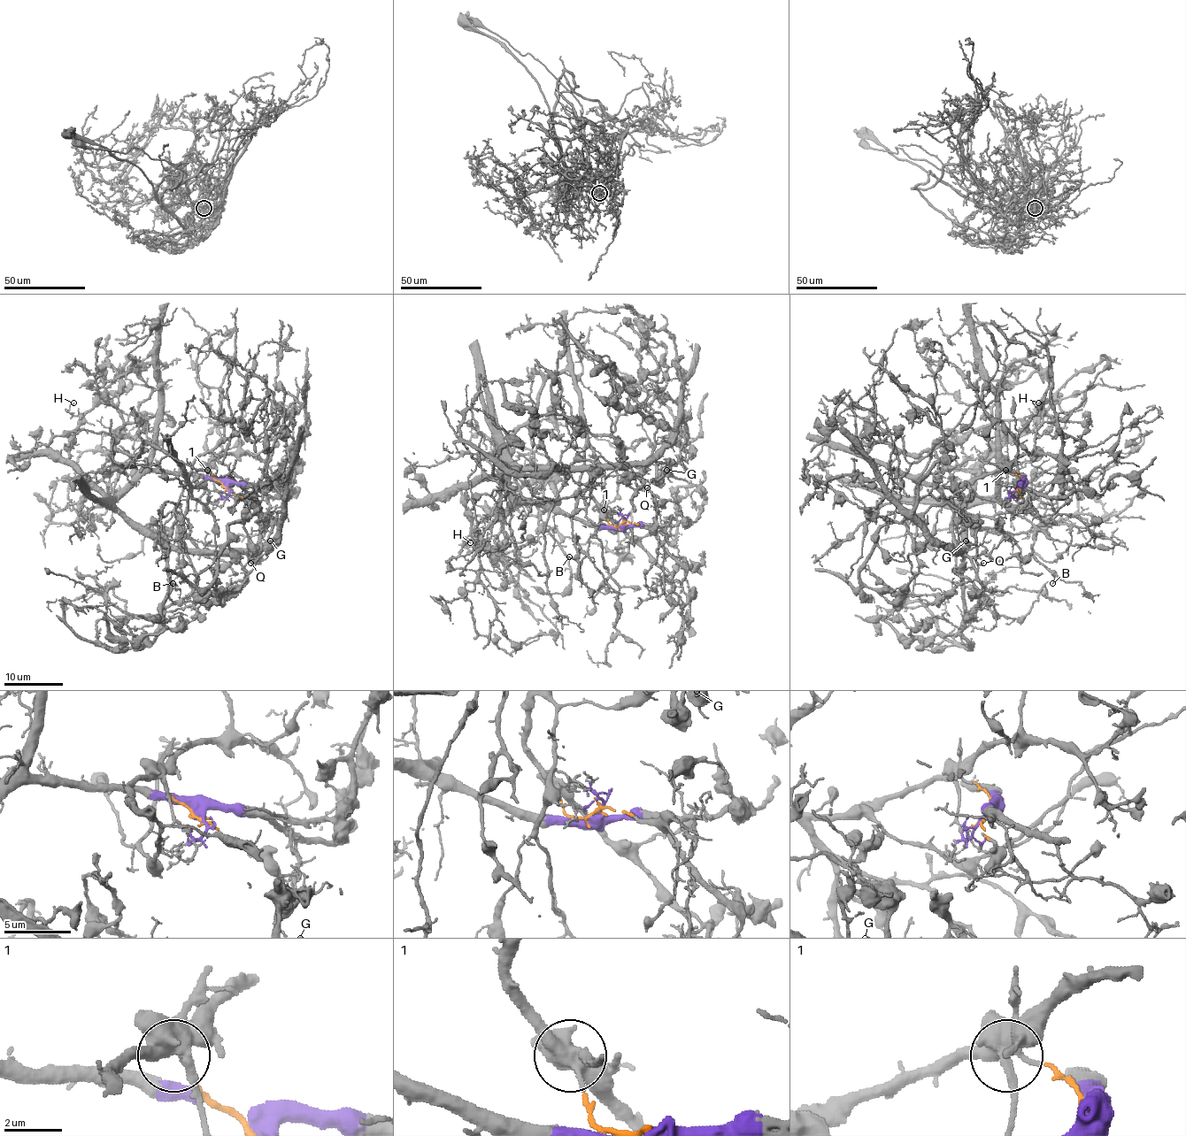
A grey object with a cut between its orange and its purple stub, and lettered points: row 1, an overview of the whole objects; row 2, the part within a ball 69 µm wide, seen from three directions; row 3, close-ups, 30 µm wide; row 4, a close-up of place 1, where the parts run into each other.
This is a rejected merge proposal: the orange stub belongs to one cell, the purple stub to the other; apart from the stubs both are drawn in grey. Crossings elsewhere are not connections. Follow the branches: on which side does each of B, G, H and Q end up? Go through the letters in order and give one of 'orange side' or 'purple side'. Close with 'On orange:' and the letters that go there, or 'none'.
B: orange side
G: purple side
H: purple side
Q: purple side
On orange: B

